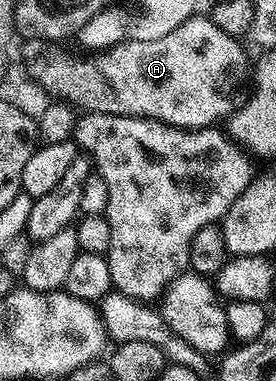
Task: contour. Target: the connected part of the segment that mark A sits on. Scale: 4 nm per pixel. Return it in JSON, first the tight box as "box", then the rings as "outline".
{"box":[20,17,250,129],"outline":[[[193,17],[186,20],[182,25],[178,25],[178,29],[174,29],[174,33],[166,33],[166,37],[158,37],[158,41],[142,41],[141,39],[129,39],[125,42],[118,43],[114,47],[97,50],[95,53],[88,53],[88,56],[75,55],[72,51],[64,48],[65,44],[60,41],[50,39],[37,39],[35,37],[27,40],[28,44],[21,49],[20,55],[24,58],[24,67],[28,70],[28,75],[41,87],[44,91],[52,94],[53,100],[71,105],[73,108],[79,109],[81,112],[95,111],[98,114],[106,115],[133,115],[136,119],[156,119],[160,123],[168,123],[172,127],[187,127],[195,129],[197,127],[210,127],[219,124],[221,121],[229,118],[230,112],[237,106],[236,90],[244,83],[244,78],[250,75],[250,59],[244,56],[244,47],[239,38],[234,35],[222,33],[222,29],[218,29],[218,25],[214,25],[211,17]]]}

